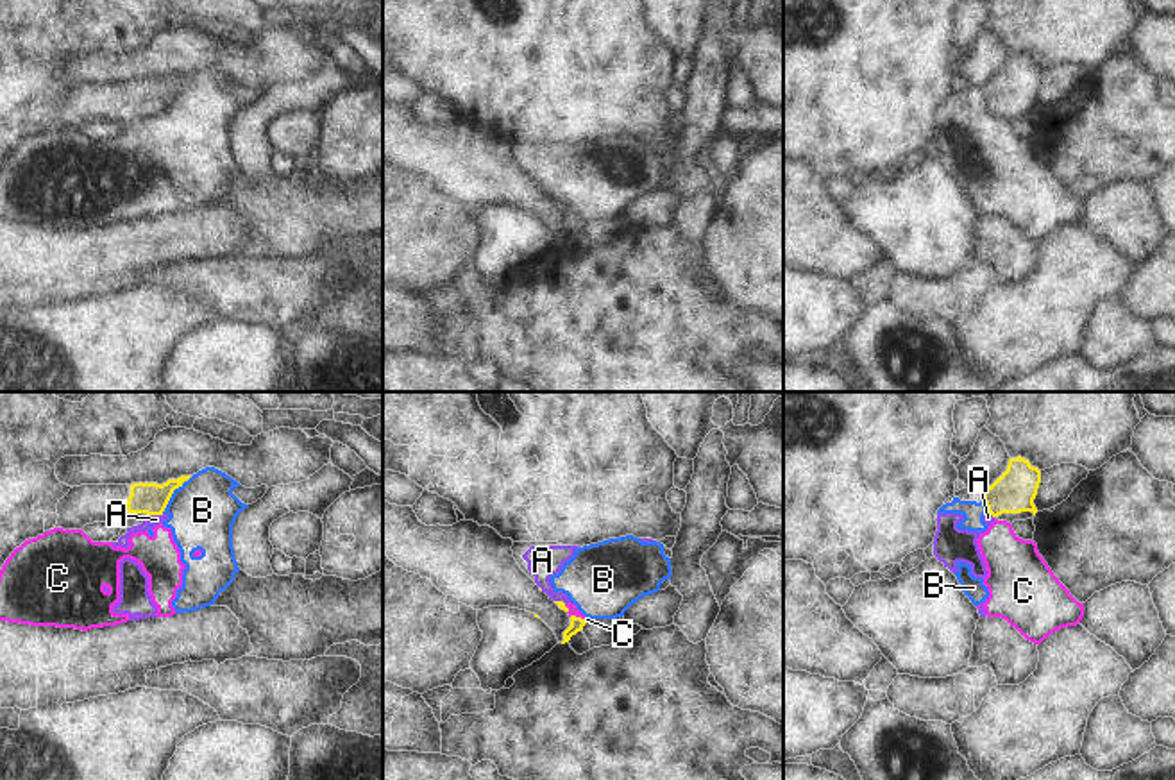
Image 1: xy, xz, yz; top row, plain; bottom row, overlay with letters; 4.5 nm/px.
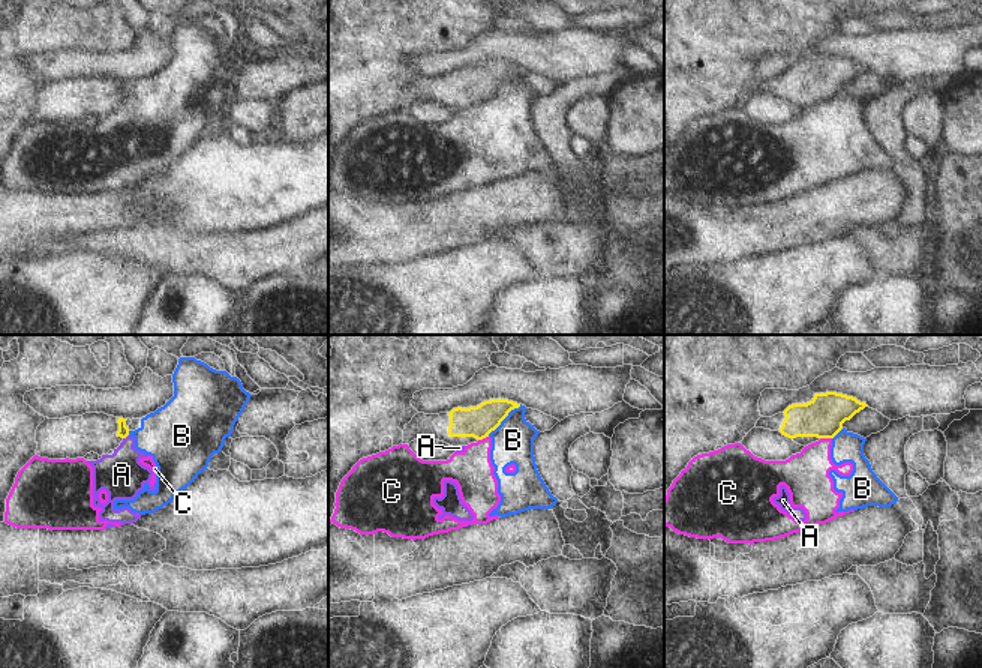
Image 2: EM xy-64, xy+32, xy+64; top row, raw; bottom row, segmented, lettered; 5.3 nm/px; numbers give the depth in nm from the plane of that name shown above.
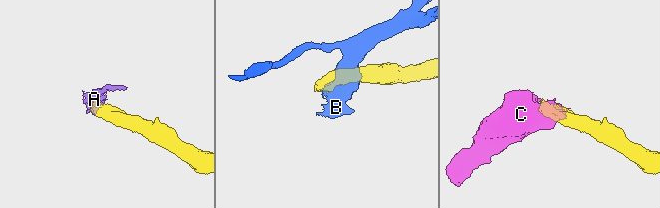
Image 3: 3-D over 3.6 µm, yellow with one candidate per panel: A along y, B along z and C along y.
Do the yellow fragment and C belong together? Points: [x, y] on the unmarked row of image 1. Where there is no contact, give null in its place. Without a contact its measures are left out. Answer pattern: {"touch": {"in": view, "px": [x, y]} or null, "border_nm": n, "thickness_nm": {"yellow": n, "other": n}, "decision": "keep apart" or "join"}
{"touch": {"in": "xz", "px": [578, 217]}, "border_nm": 90, "thickness_nm": {"yellow": 60, "other": 50}, "decision": "keep apart"}

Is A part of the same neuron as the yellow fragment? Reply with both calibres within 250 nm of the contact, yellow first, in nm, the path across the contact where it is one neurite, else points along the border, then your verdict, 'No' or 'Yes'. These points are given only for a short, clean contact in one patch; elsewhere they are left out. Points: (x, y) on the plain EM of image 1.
Thickness 140 nm (yellow) against 50 nm. Boundary: xy (163, 113), (152, 115). No.

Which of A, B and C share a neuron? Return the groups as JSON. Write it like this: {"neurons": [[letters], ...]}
{"neurons": [["A", "B", "C"]]}

